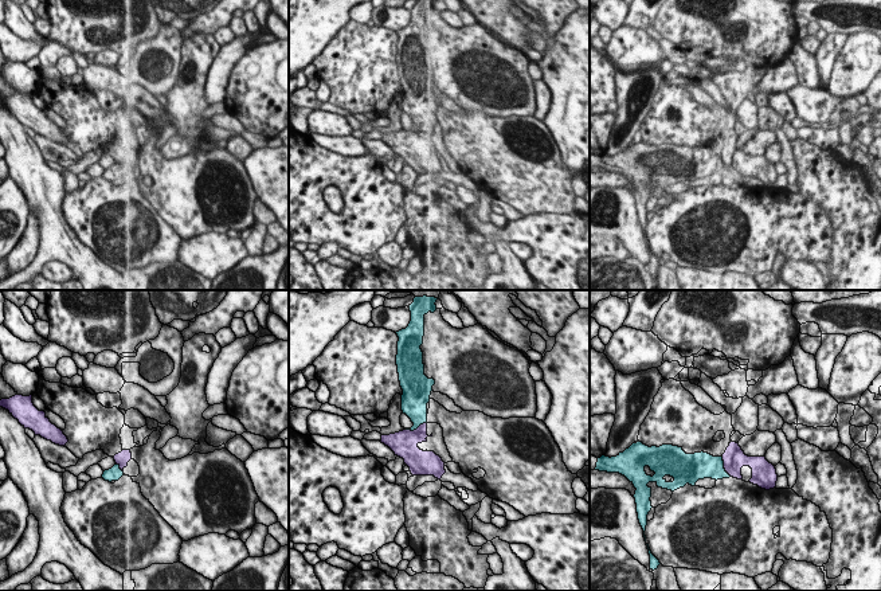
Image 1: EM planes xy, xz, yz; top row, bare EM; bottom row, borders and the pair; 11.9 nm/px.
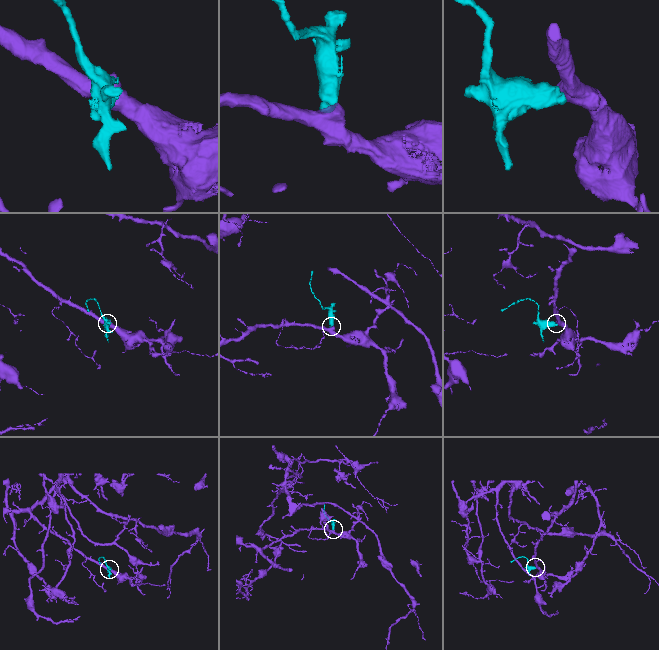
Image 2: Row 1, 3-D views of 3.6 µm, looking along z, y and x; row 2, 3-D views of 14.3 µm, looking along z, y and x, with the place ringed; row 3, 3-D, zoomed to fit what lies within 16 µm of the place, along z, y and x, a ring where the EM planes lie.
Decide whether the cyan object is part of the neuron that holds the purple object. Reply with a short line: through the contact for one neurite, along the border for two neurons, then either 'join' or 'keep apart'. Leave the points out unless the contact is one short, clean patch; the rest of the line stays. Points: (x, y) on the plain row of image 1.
line xz (426, 121), (412, 129), (406, 129); keep apart

